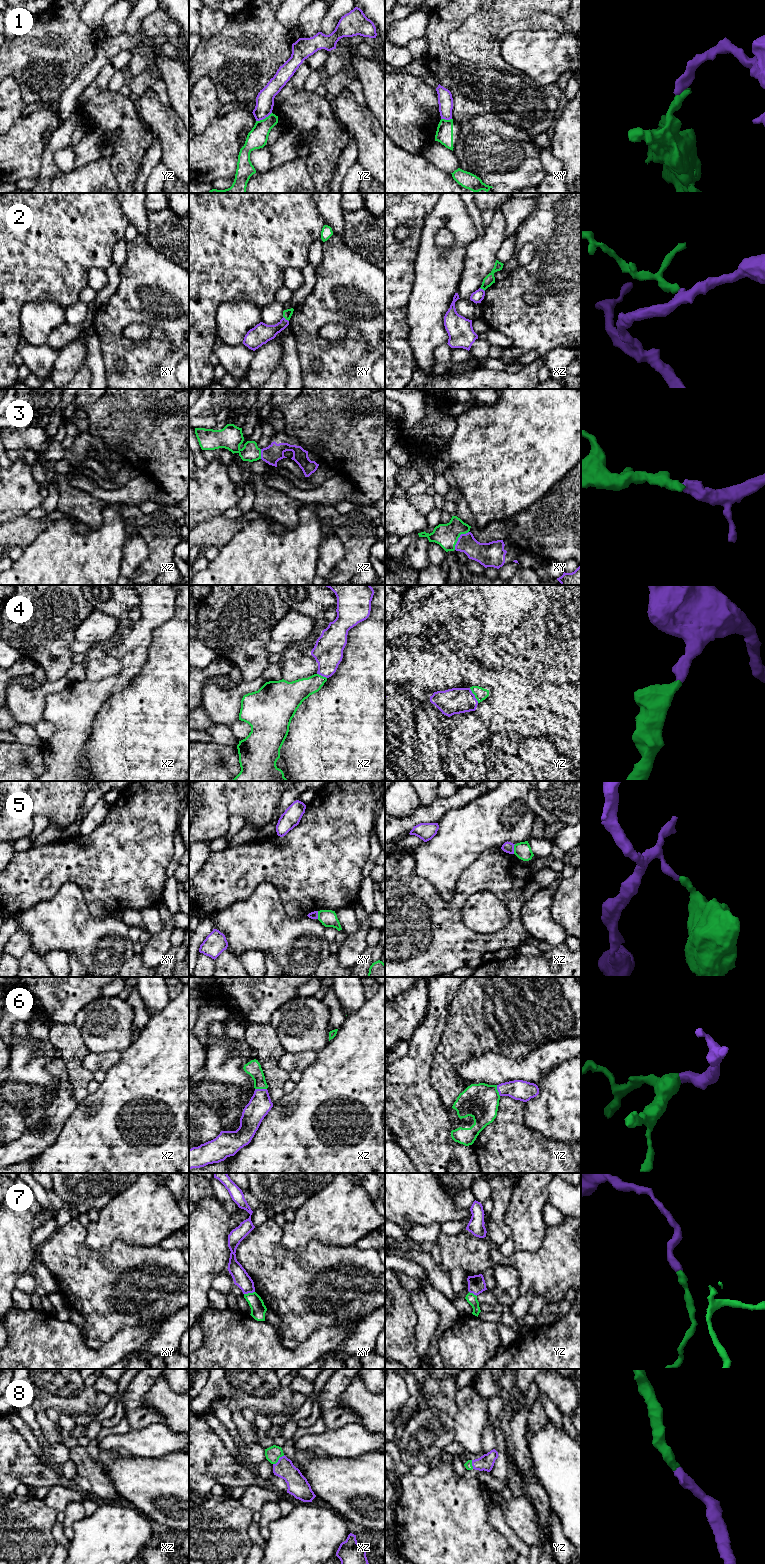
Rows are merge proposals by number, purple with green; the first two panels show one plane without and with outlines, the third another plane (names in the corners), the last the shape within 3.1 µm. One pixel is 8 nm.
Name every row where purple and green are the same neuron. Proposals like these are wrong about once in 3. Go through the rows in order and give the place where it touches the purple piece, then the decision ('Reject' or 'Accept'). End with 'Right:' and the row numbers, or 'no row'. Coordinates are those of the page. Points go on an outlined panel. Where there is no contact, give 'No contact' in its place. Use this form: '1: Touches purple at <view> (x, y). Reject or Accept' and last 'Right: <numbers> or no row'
1: Touches purple at yz (263, 118). Reject
2: Touches purple at xy (285, 319). Accept
3: Touches purple at xy (458, 538). Accept
4: Touches purple at yz (474, 695). Accept
5: Touches purple at xz (513, 849). Reject
6: Touches purple at xz (261, 1089). Accept
7: Touches purple at xy (249, 1292). Reject
8: Touches purple at xz (279, 1459). Accept
Right: 2, 3, 4, 6, 8

